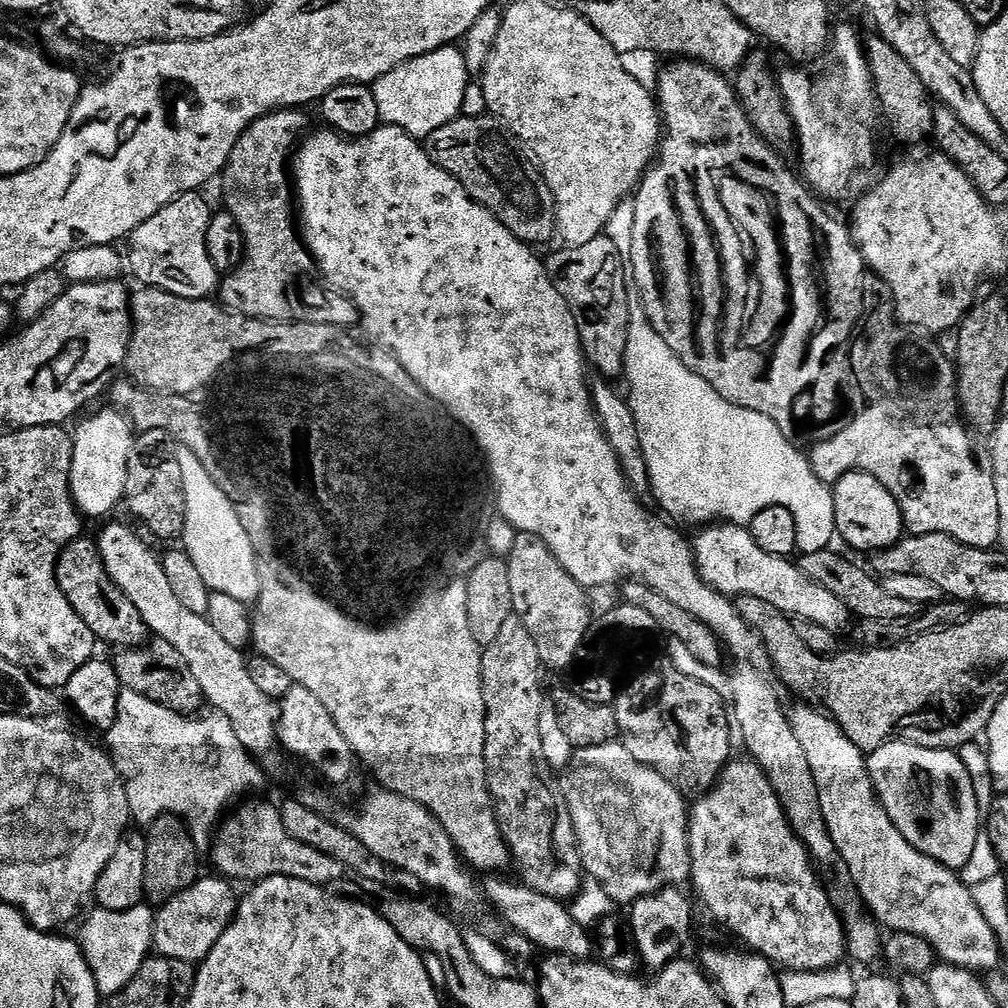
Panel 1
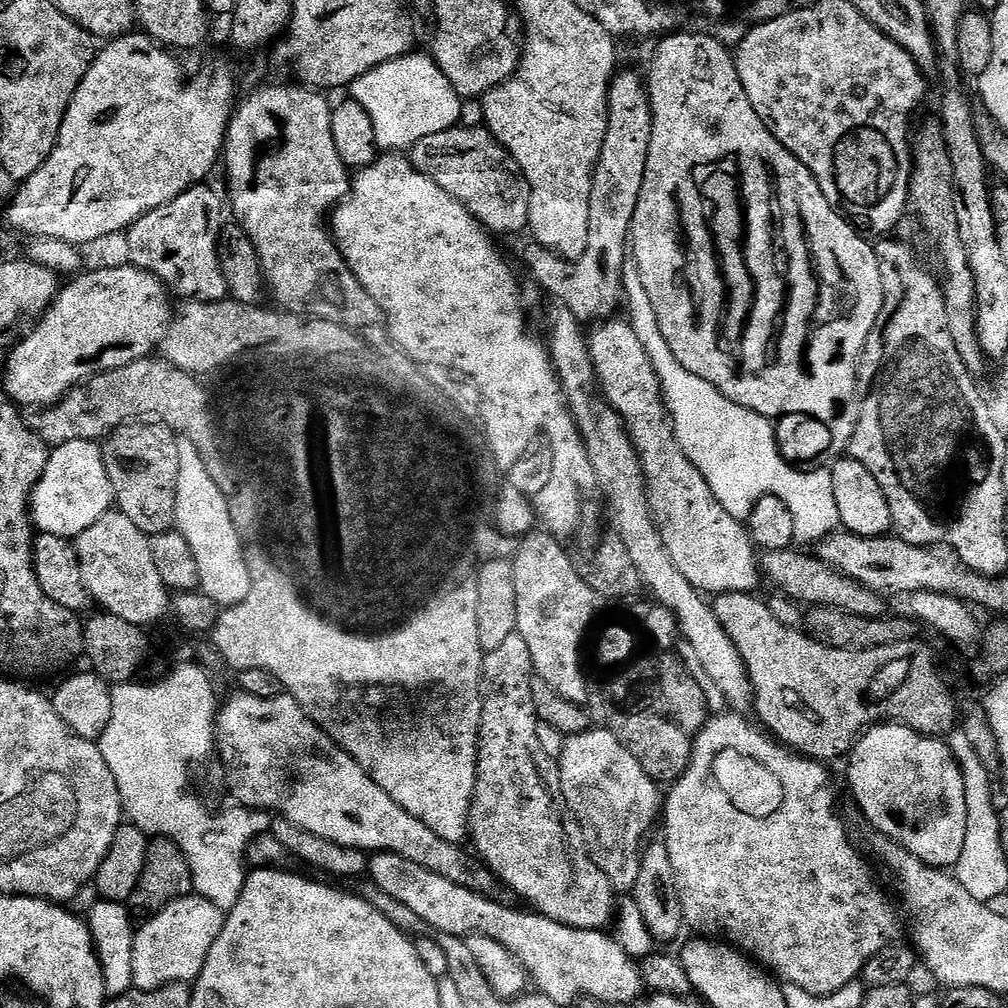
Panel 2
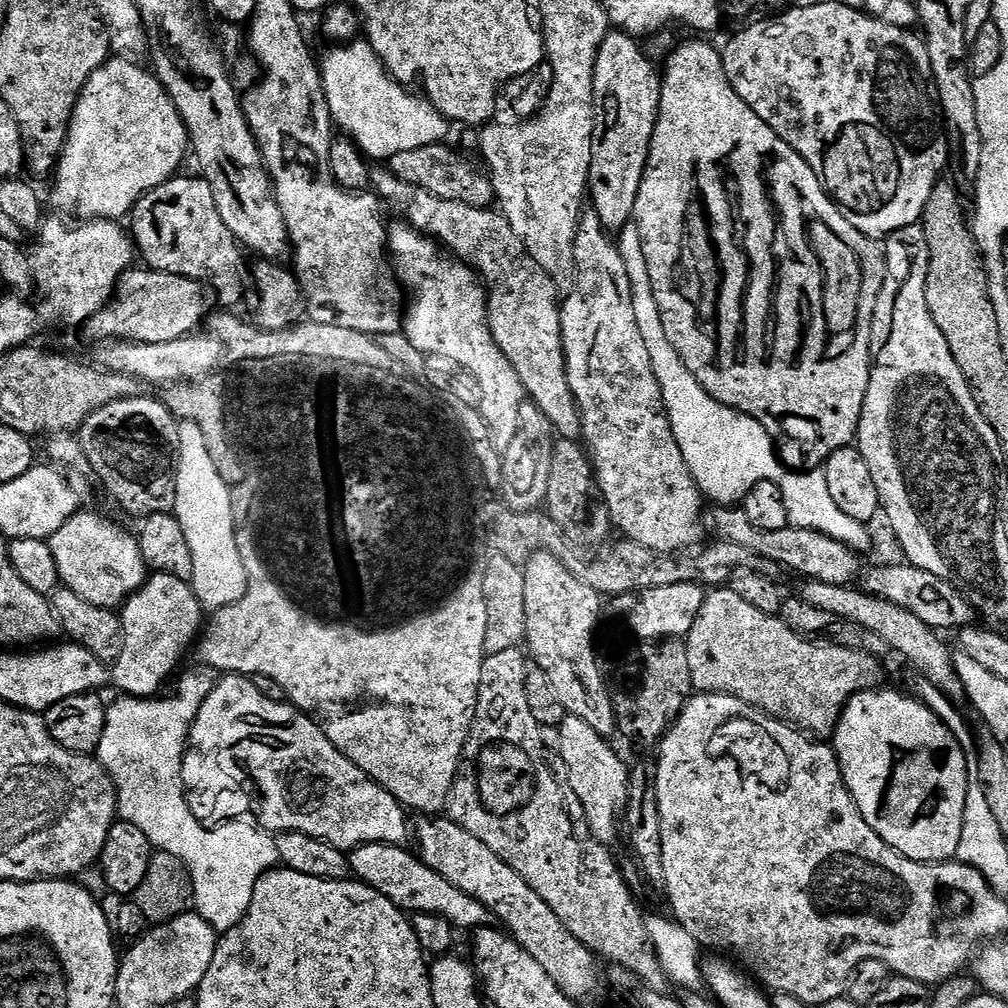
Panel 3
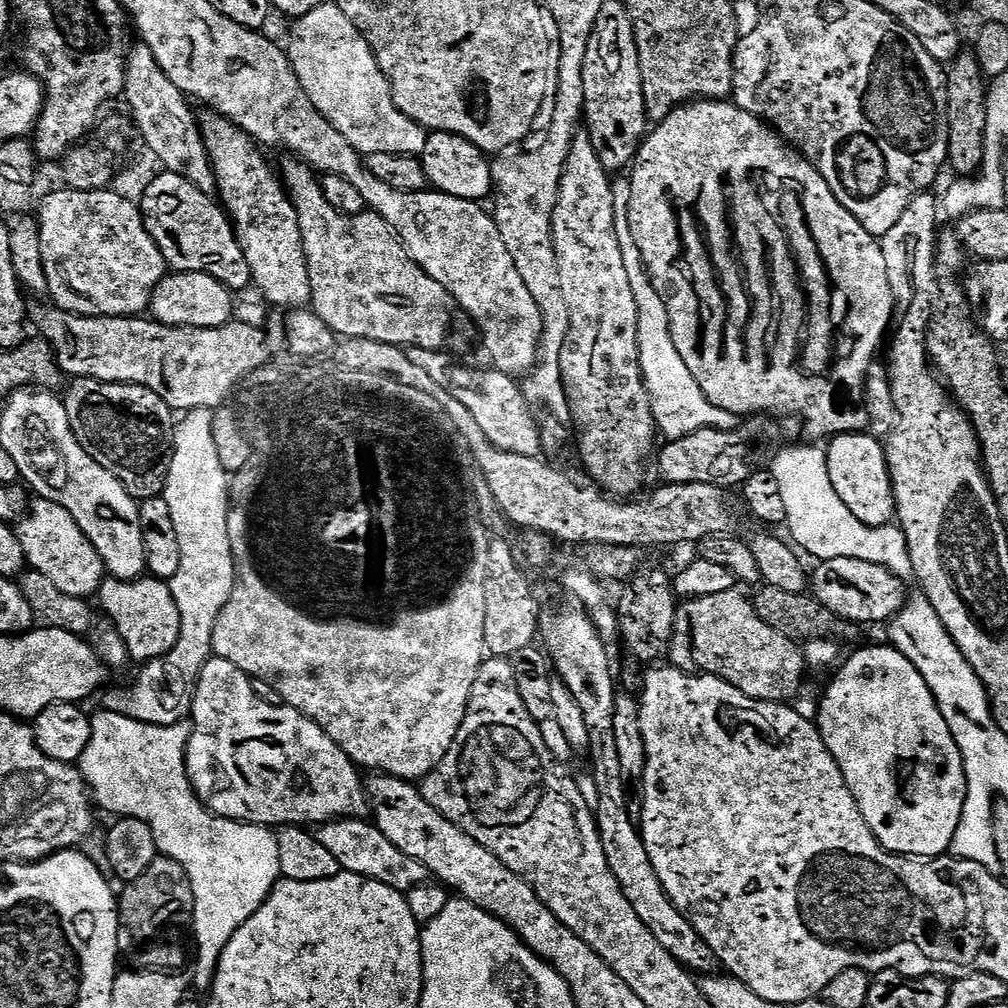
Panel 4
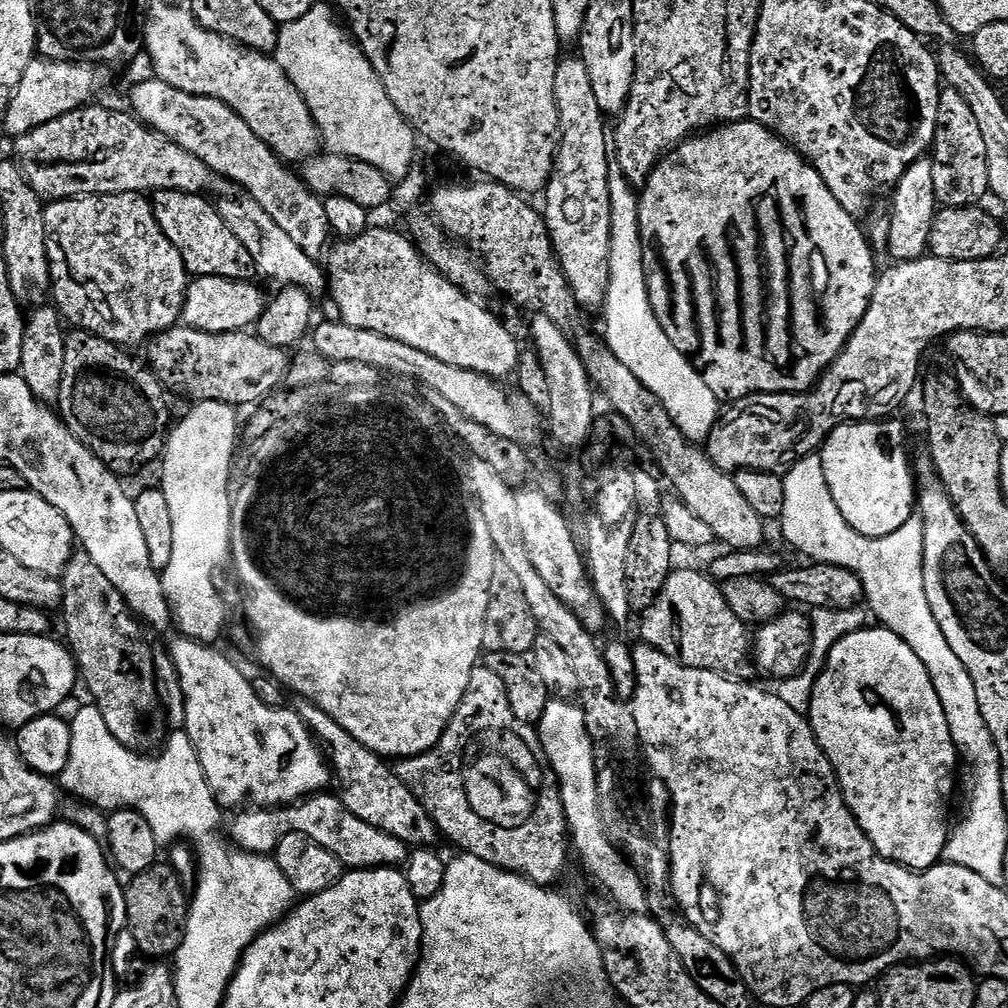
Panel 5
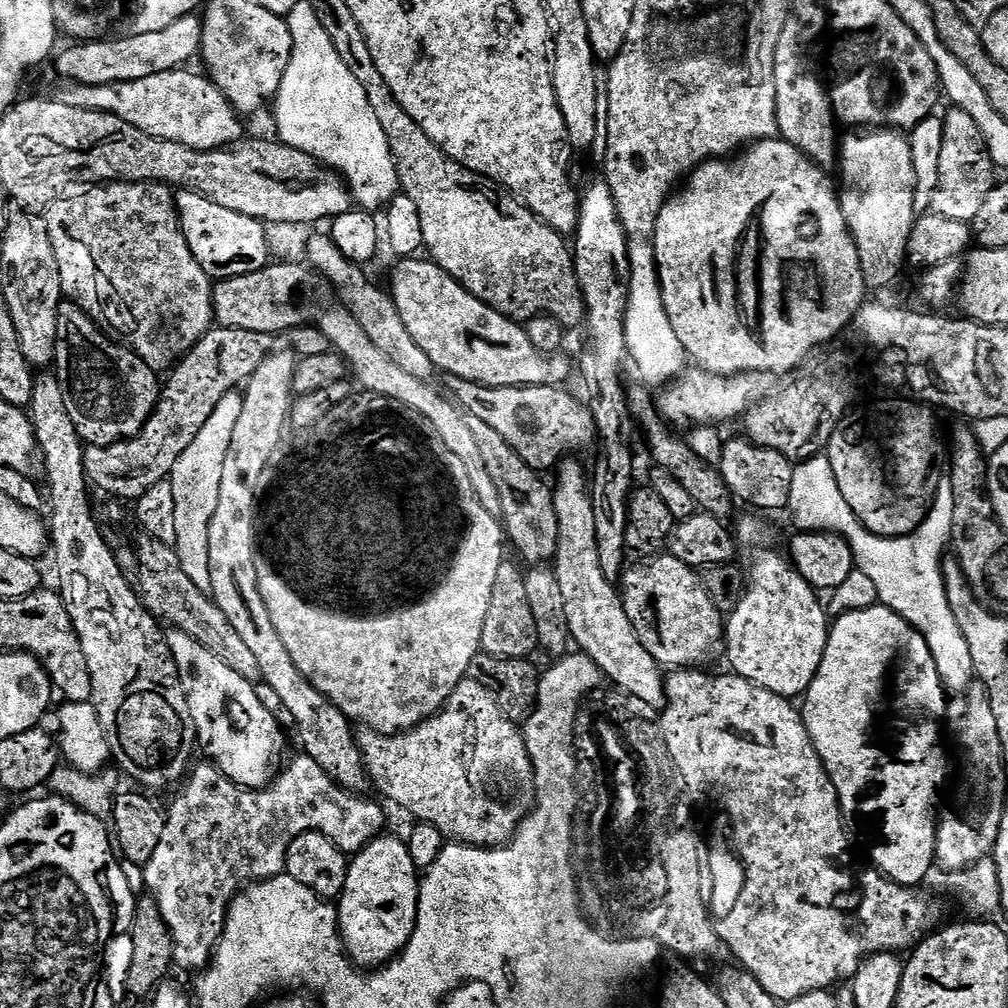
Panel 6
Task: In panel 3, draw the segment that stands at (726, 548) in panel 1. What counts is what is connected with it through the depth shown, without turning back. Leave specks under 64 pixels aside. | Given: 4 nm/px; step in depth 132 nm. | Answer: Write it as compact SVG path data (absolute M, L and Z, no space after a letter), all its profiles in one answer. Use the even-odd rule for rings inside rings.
M581 211L573 252L576 277L571 292L563 297L560 309L564 365L570 394L576 399L576 409L580 411L580 434L590 453L596 487L603 504L608 507L612 527L623 539L655 552L675 554L683 548L697 547L705 539L706 500L686 466L686 458L682 458L682 452L678 450L678 442L664 410L660 383L650 362L650 350L646 350L642 330L638 330L626 262L622 262L617 241L602 226L596 212Z

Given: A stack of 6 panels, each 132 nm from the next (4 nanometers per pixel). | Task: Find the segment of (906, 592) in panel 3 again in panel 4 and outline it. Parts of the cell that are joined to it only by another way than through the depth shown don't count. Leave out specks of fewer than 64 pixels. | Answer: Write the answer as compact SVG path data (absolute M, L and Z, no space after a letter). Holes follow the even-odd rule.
M830 558L815 565L816 573L810 576L810 592L826 610L838 614L838 618L851 624L887 625L904 608L905 581L895 576L886 566L874 562L862 562L858 558Z

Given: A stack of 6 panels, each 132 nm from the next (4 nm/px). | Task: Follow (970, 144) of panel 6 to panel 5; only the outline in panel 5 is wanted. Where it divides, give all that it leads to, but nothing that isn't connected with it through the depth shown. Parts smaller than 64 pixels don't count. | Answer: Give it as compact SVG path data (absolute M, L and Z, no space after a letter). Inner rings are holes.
M945 87L940 93L935 152L934 190L937 201L943 207L970 208L979 205L984 195L989 195L986 134L982 134L982 126L978 126L978 118L974 116L970 102L956 88Z

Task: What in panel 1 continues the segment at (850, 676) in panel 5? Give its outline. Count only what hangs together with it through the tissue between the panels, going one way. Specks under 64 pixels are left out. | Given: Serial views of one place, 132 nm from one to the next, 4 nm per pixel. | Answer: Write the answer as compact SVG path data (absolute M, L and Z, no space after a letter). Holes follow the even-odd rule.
M895 739L871 752L867 762L872 789L876 791L876 797L880 799L880 805L886 810L890 822L894 822L898 834L902 834L902 838L906 838L914 850L937 860L942 866L953 870L964 868L975 850L982 816L978 811L970 774L966 772L957 753L947 748L923 748Z

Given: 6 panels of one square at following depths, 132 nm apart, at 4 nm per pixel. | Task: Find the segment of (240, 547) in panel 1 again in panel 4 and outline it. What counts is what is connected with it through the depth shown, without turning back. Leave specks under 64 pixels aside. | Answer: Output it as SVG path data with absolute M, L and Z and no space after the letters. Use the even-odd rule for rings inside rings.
M199 408L183 413L181 420L184 421L174 428L172 461L162 493L174 518L174 530L178 530L178 546L182 546L182 566L178 566L178 574L170 582L181 619L181 633L168 654L139 669L132 688L108 686L99 693L99 707L103 711L154 726L183 724L191 717L192 696L202 666L214 656L214 622L218 622L218 614L222 614L222 606L226 606L236 585L236 560L232 557L232 532L228 528L230 476L218 462L212 412Z

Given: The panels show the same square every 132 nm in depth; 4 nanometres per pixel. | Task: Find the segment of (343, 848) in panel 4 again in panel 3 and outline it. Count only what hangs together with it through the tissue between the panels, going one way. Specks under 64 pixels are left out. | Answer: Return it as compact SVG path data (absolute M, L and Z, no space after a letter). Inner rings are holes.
M370 843L347 853L348 866L360 881L385 894L395 905L407 913L424 912L440 914L458 930L475 930L489 927L493 916L477 899L462 894L451 886L440 874L436 874L422 863L419 857L401 845Z

